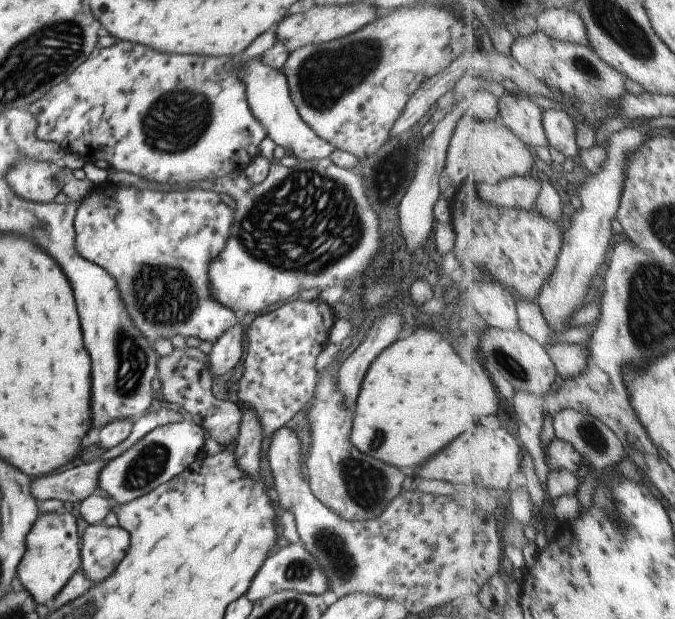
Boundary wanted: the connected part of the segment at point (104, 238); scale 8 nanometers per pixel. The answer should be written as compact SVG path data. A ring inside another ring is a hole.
M107 179L101 184L94 185L90 194L80 200L77 205L76 216L74 216L74 228L76 230L76 250L78 250L78 254L80 254L82 258L86 258L86 260L97 264L100 268L104 268L104 270L116 280L118 290L120 290L120 298L122 298L124 306L126 306L130 320L134 322L135 328L138 328L152 345L158 338L168 338L168 340L171 340L171 338L178 336L178 334L185 339L189 336L194 336L200 338L201 341L214 344L218 342L218 338L220 338L226 330L230 330L232 326L236 326L239 314L232 312L230 308L226 308L226 306L222 306L222 304L218 304L218 302L210 296L208 264L222 252L224 244L228 242L232 224L234 224L234 212L220 199L219 193L196 188L180 191L172 190L170 192L150 189L141 190L130 186L119 187Z

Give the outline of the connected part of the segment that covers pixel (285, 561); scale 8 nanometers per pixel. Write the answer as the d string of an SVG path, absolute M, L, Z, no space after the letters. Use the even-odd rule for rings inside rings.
M301 542L288 545L278 550L276 554L268 556L264 560L264 564L260 566L260 570L256 572L256 576L252 578L252 582L250 582L250 586L244 595L250 602L255 603L262 598L266 598L266 596L272 596L276 592L288 589L318 596L328 591L326 574L322 572L316 558L304 548Z

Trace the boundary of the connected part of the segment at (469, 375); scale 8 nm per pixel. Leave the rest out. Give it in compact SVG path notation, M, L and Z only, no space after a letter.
M415 328L408 338L394 341L384 348L370 364L356 399L348 440L360 452L396 466L400 471L418 468L434 454L444 450L464 430L476 430L484 416L490 416L488 420L495 421L502 415L502 394L496 390L491 375L482 364L478 366L478 362L464 362L438 332Z

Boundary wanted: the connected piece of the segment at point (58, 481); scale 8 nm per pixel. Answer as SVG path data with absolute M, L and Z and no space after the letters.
M97 459L91 464L79 465L69 470L64 470L64 472L42 476L32 483L30 481L30 492L32 492L34 500L38 503L44 502L48 498L57 498L62 500L62 502L82 502L92 492L96 492L96 488L98 488L98 474L104 468L104 464L108 464L108 462L102 462L102 460Z

